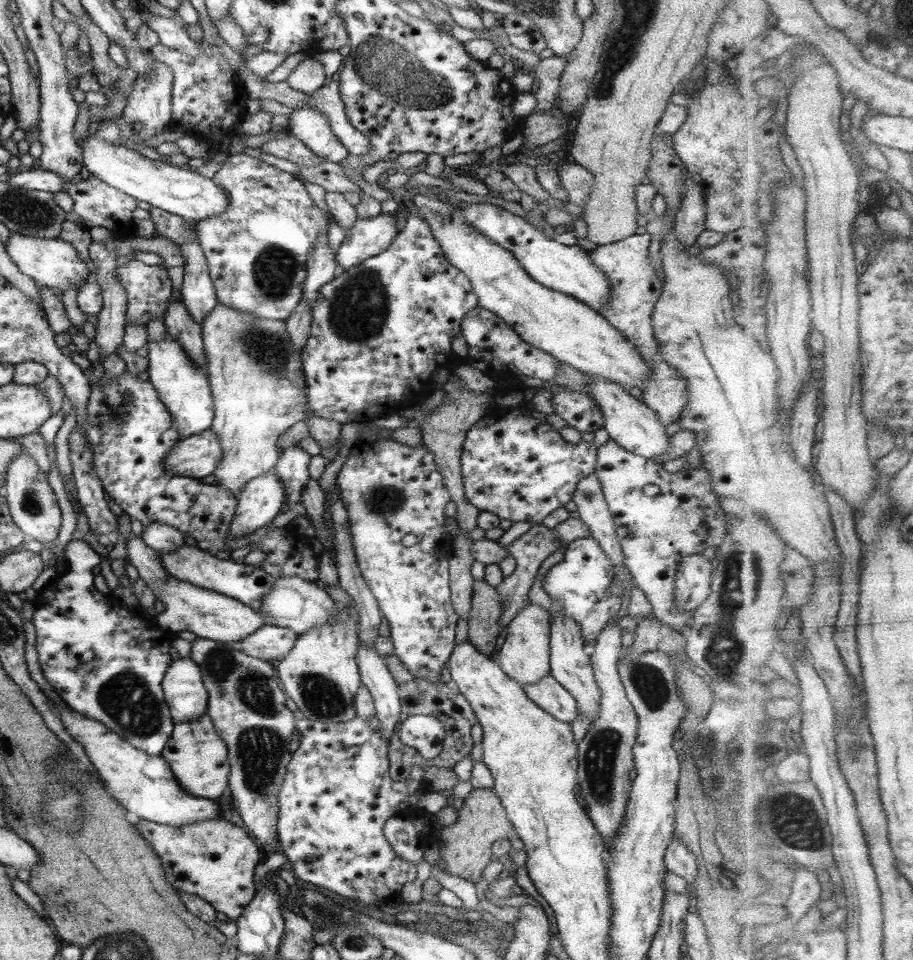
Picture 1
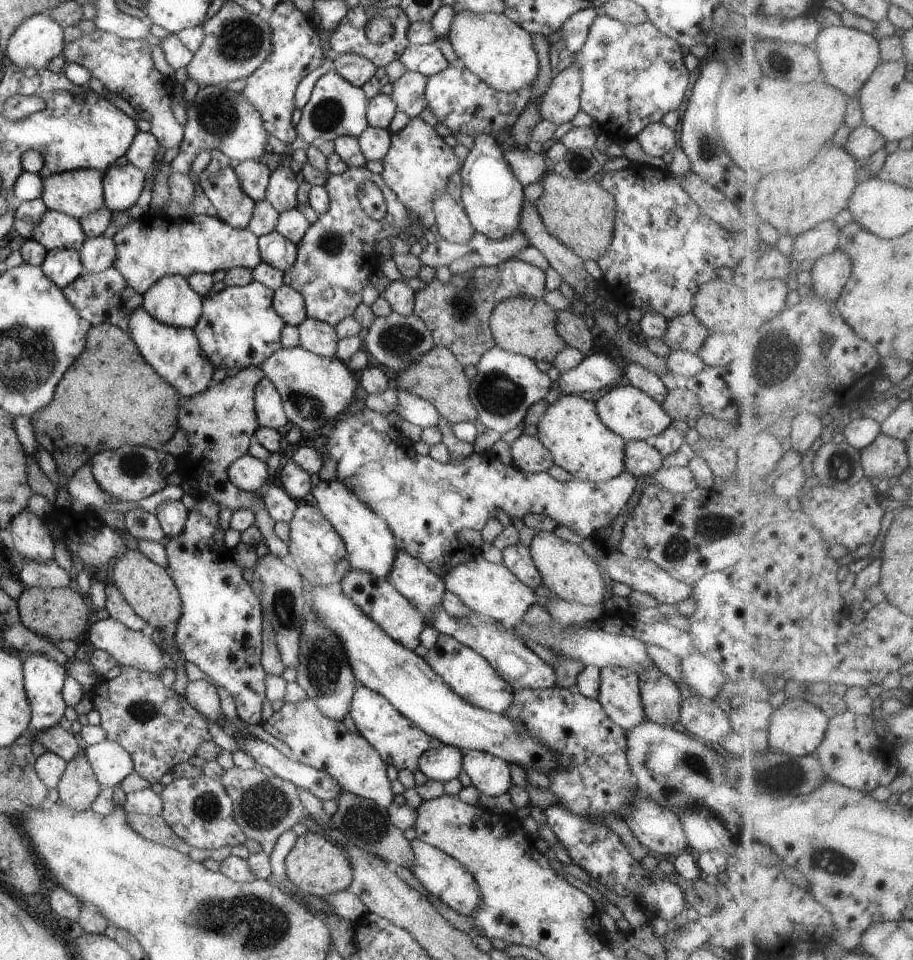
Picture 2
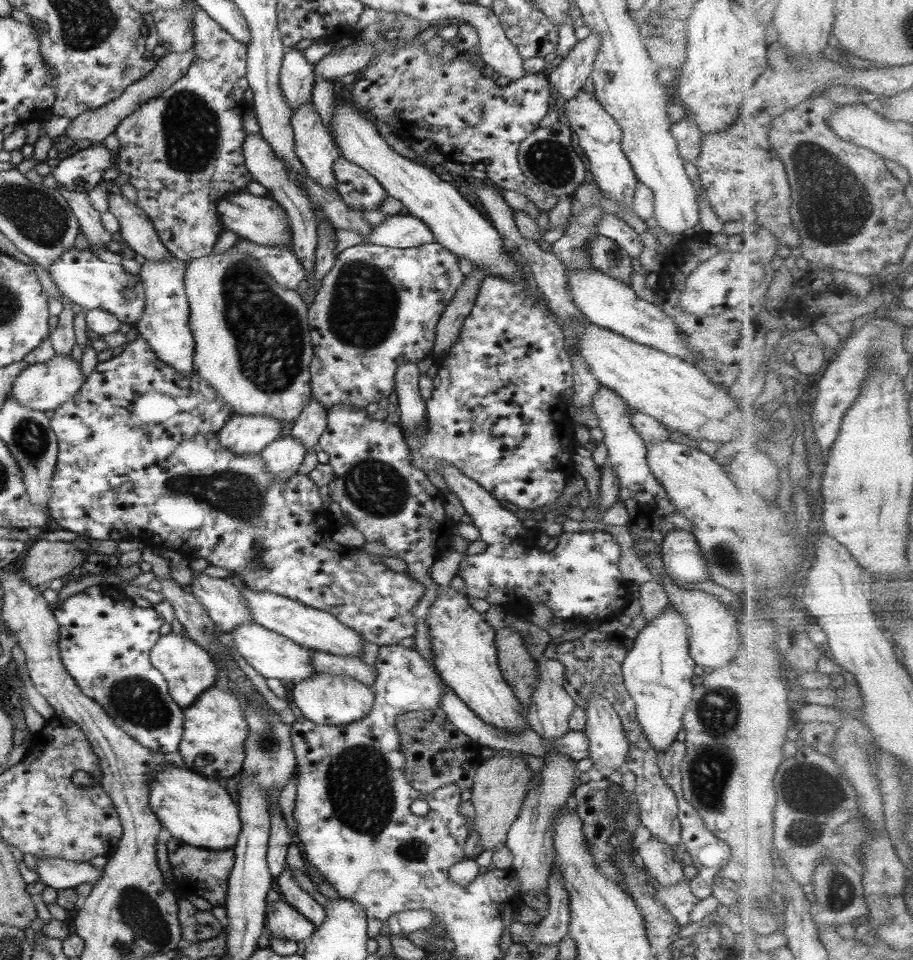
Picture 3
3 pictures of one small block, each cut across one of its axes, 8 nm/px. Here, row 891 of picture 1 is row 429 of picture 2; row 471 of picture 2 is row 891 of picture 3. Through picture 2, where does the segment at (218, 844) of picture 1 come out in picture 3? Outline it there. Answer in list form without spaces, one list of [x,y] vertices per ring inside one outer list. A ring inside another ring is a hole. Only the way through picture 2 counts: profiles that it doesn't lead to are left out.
[[[170,837],[167,844],[168,862],[174,876],[175,884],[180,891],[187,894],[194,894],[205,898],[213,907],[224,907],[227,895],[227,880],[234,866],[234,849],[228,847],[219,851],[210,851],[204,847],[195,847],[190,843]]]

